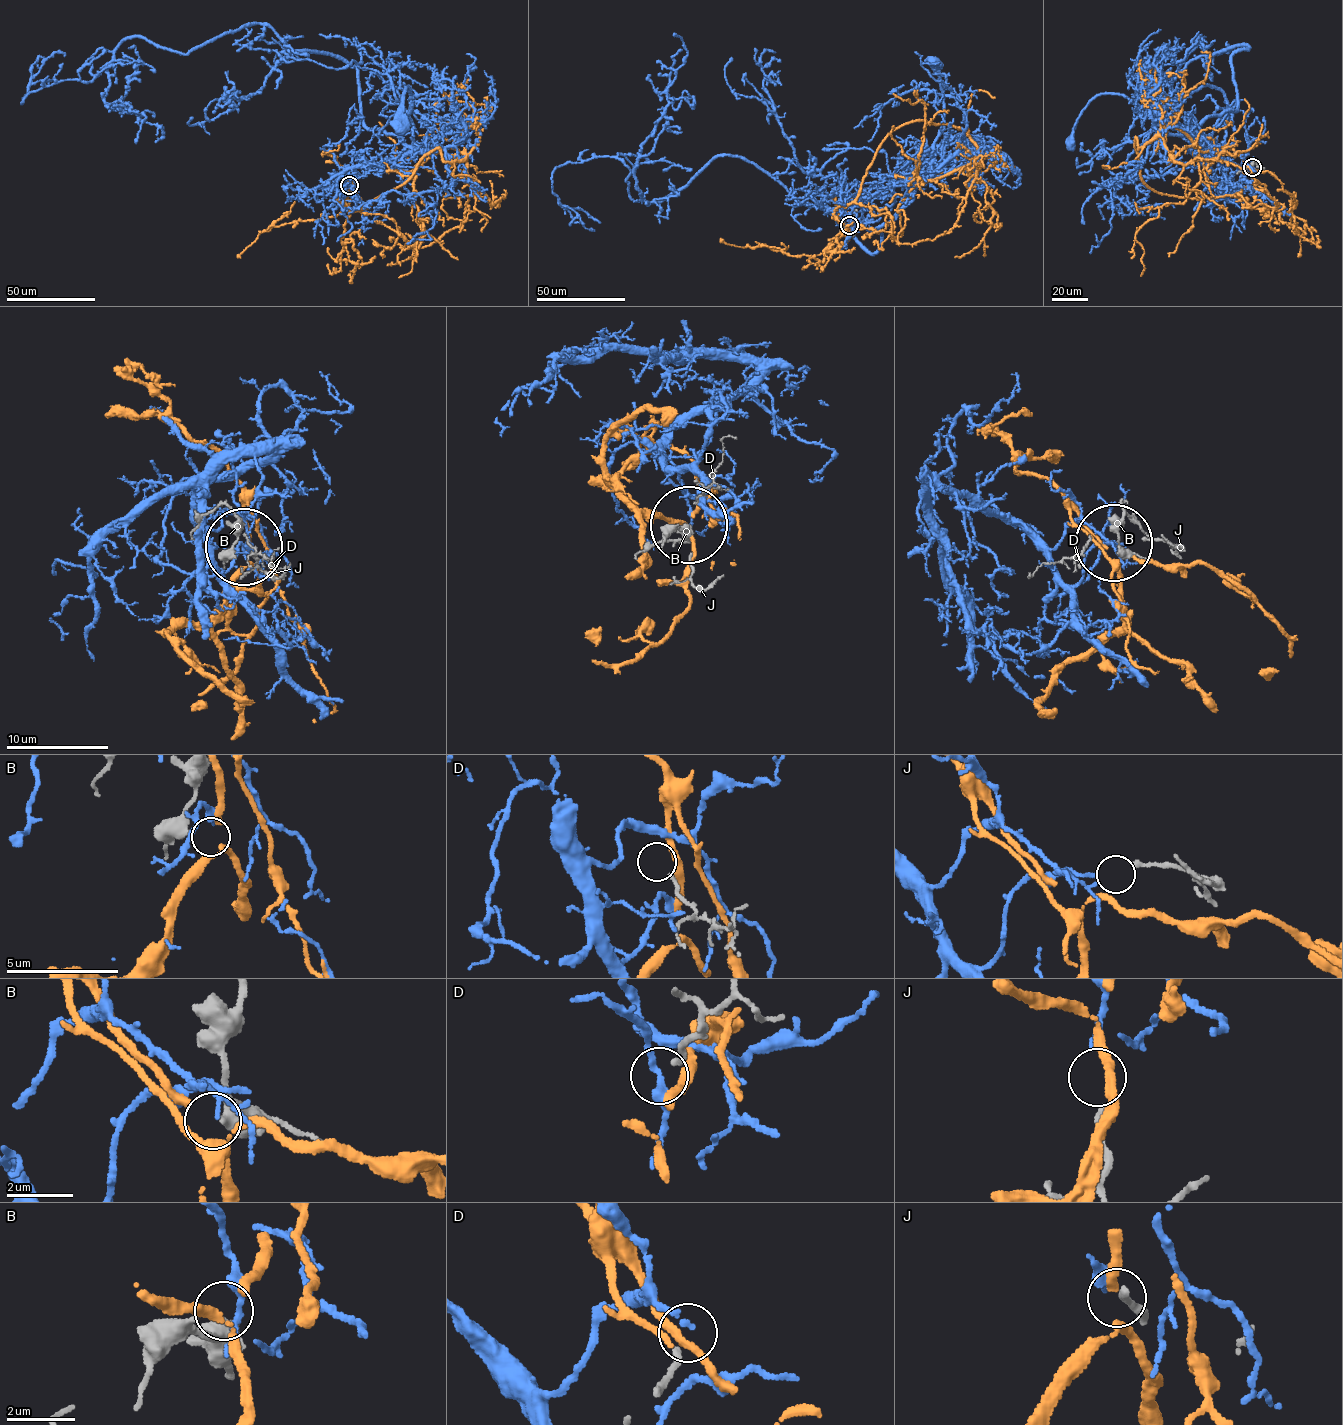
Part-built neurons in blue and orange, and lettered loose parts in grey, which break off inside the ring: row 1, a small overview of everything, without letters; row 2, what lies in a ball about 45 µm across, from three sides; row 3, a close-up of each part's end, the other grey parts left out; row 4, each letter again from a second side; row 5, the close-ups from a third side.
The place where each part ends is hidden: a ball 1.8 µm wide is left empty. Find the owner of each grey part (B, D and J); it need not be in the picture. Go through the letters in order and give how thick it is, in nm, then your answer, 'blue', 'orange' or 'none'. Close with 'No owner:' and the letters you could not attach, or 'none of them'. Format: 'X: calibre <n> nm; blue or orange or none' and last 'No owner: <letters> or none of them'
B: calibre 320 nm; orange
D: calibre 170 nm; none
J: calibre 200 nm; blue
No owner: D

